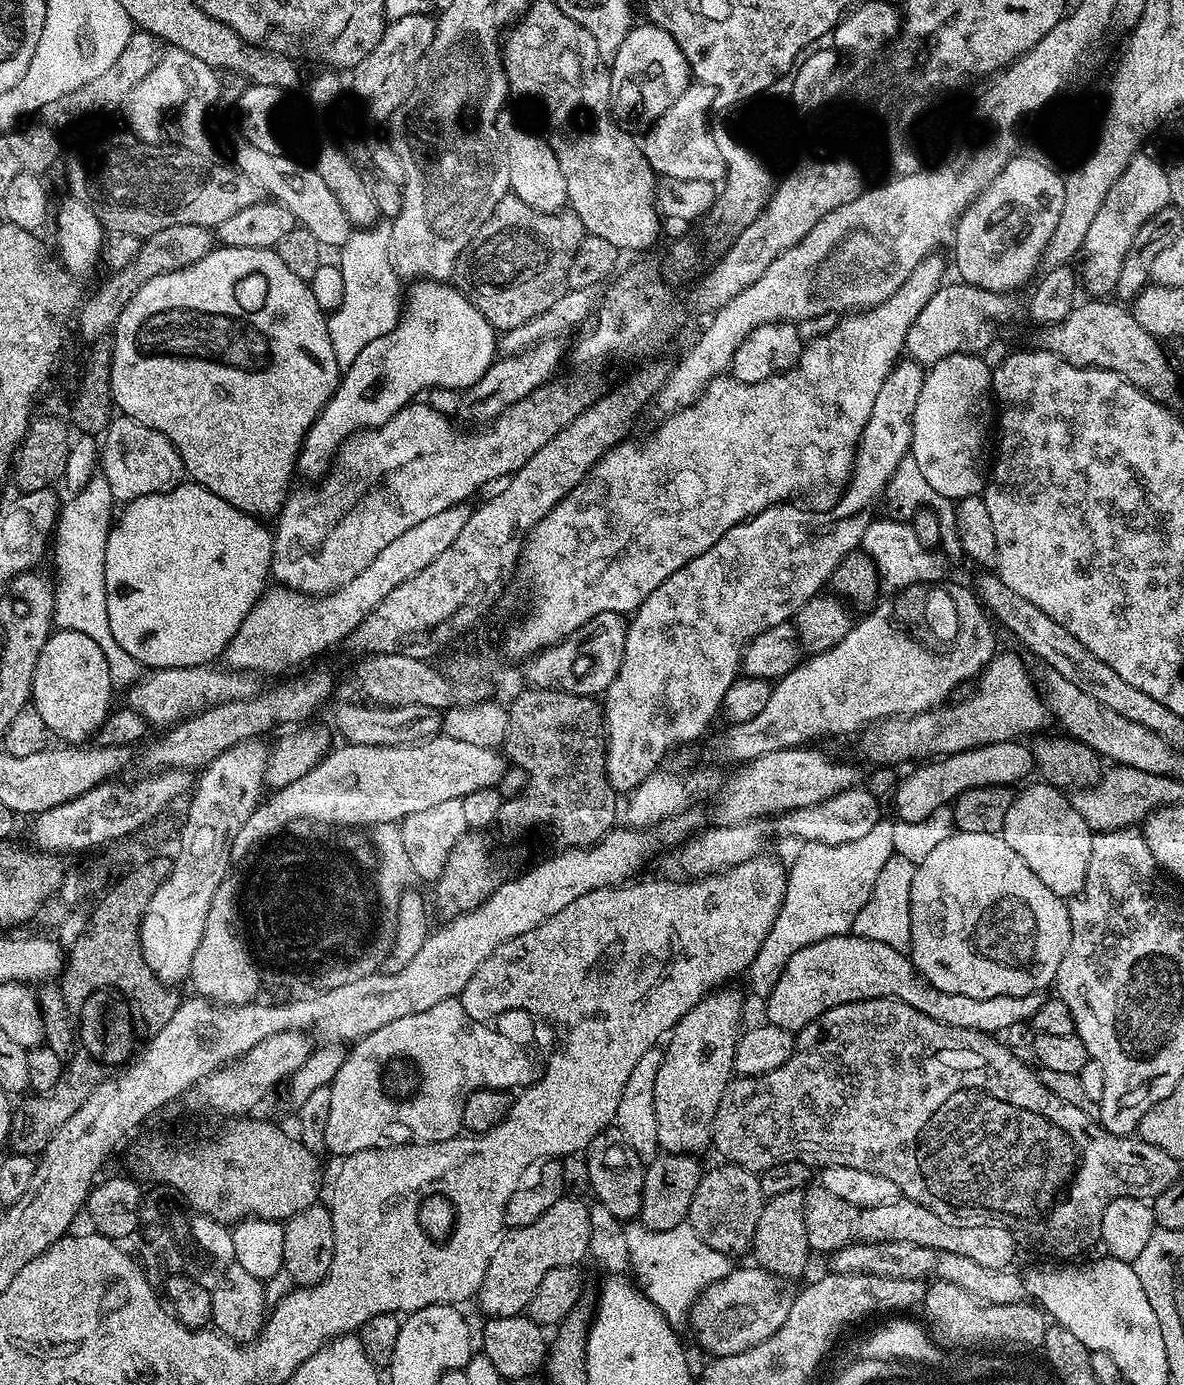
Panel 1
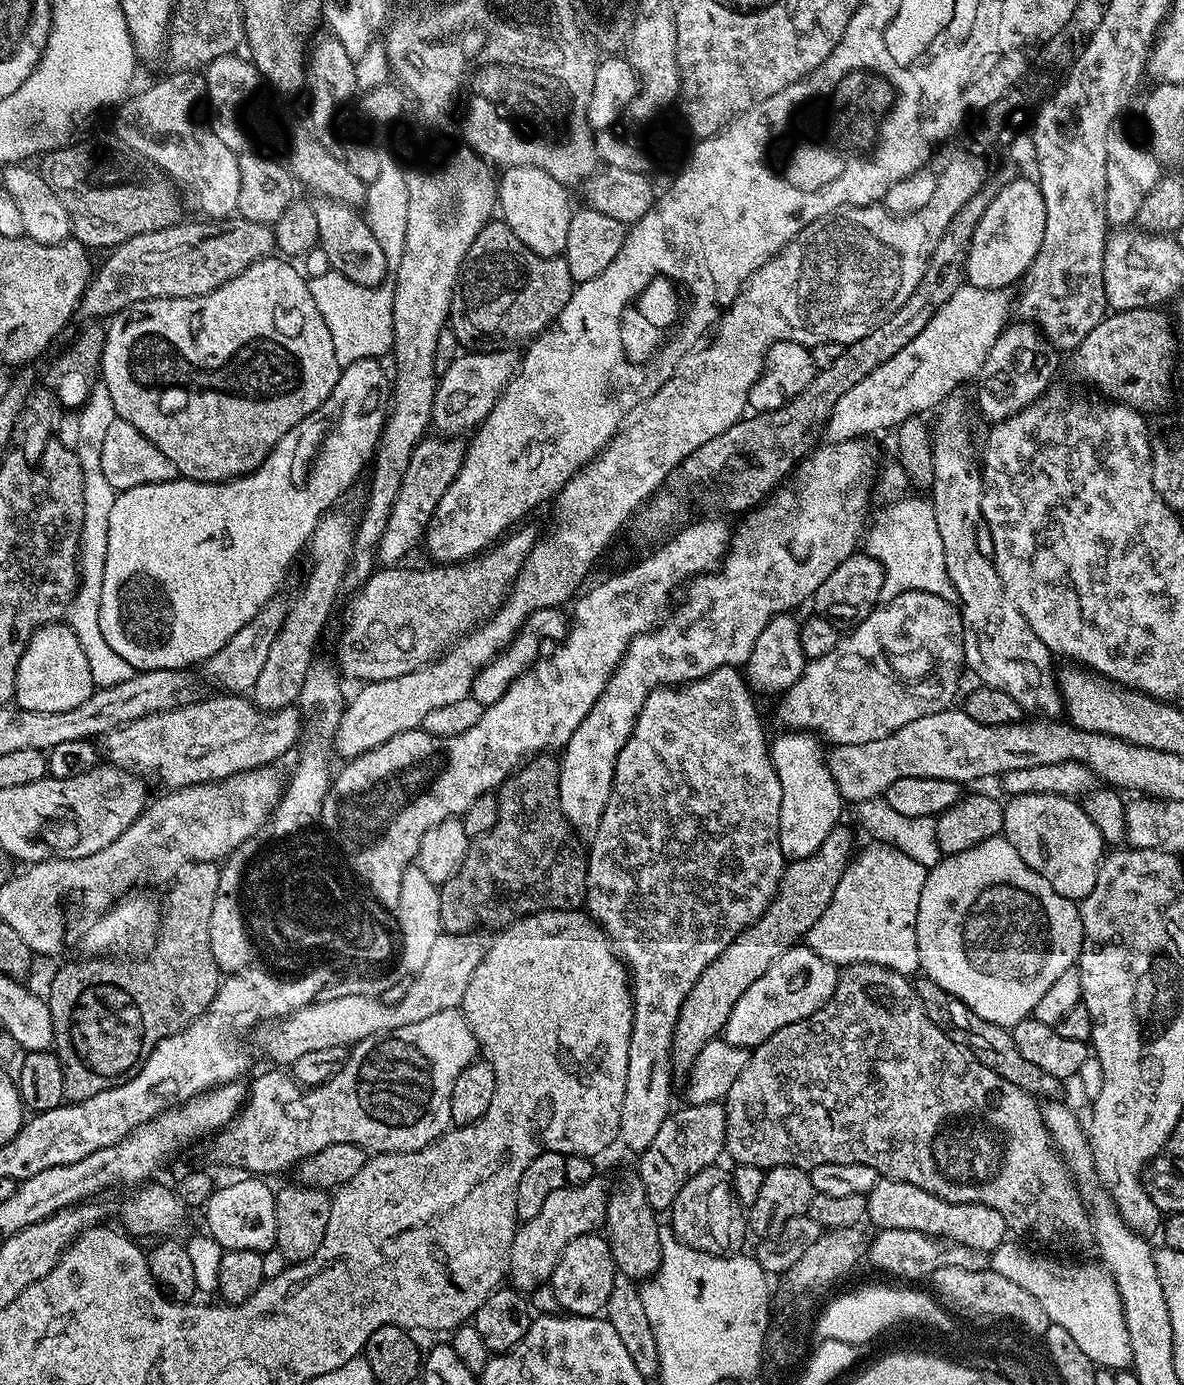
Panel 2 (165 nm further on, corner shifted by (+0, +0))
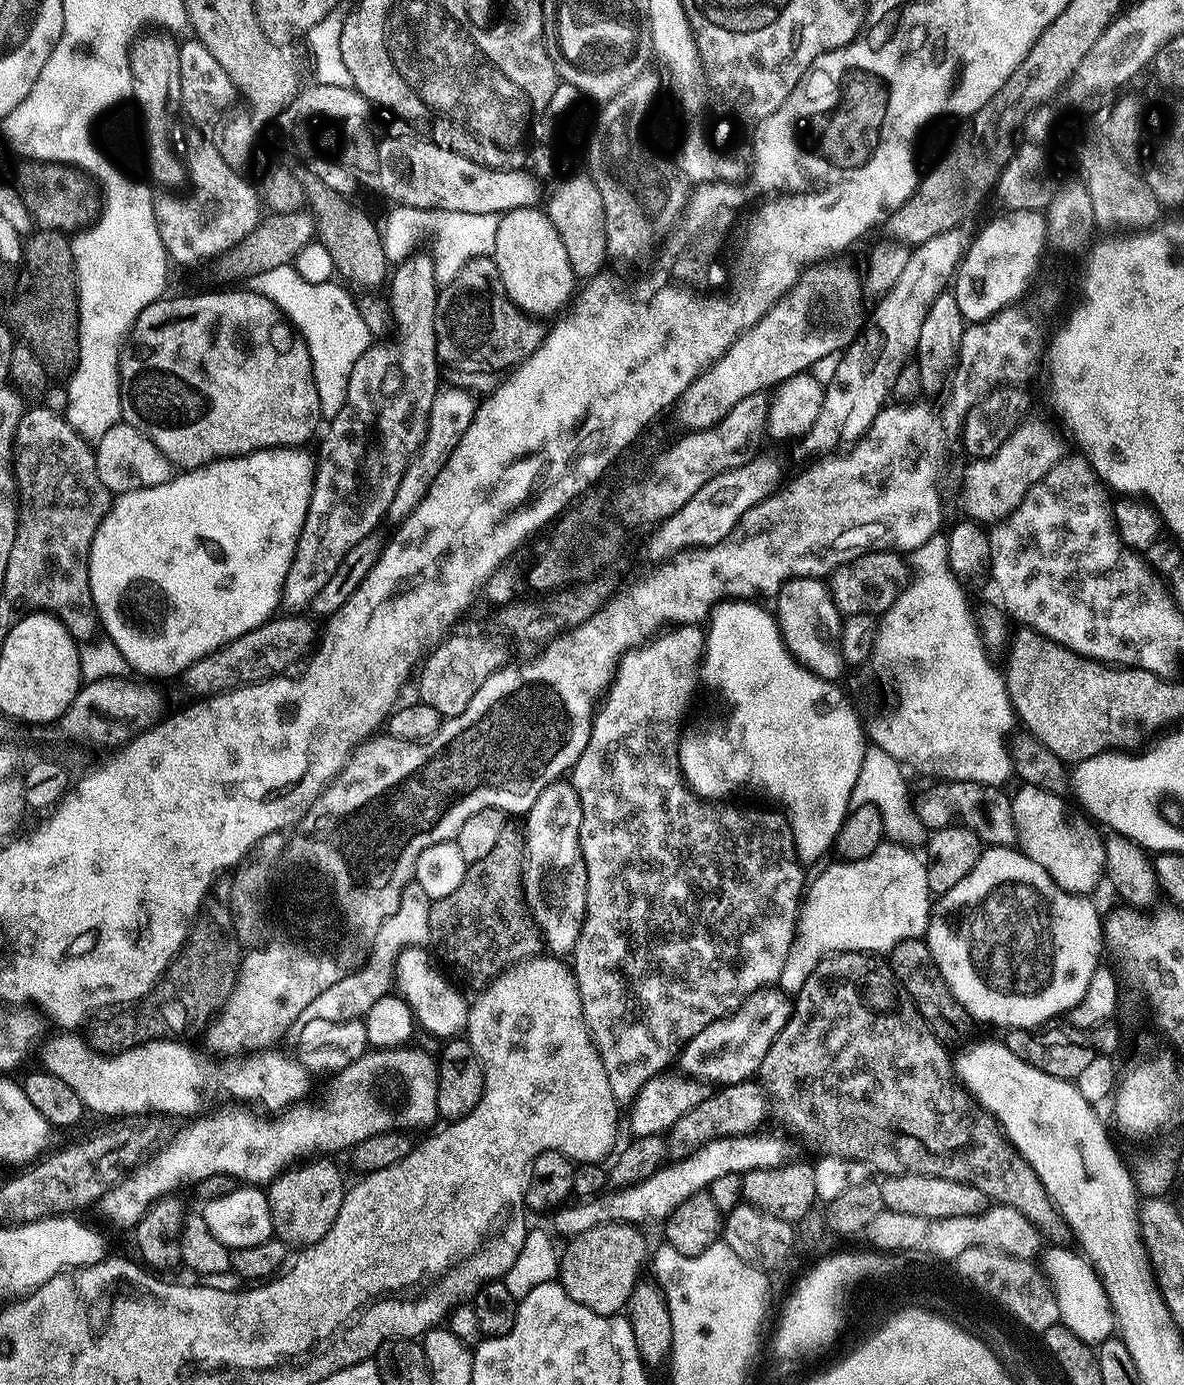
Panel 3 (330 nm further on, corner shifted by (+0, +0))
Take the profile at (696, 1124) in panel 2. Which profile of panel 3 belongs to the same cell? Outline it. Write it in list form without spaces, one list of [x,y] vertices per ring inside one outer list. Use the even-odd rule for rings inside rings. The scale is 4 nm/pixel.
[[[745,1082],[742,1084],[726,1084],[719,1090],[713,1091],[702,1102],[698,1102],[698,1106],[694,1106],[686,1114],[682,1114],[682,1118],[678,1118],[678,1122],[667,1133],[666,1148],[669,1153],[672,1152],[673,1157],[681,1158],[694,1154],[700,1147],[706,1146],[714,1139],[722,1139],[724,1136],[746,1136],[757,1131],[756,1128],[764,1120],[764,1104],[766,1108],[766,1097],[764,1089],[756,1082]]]

